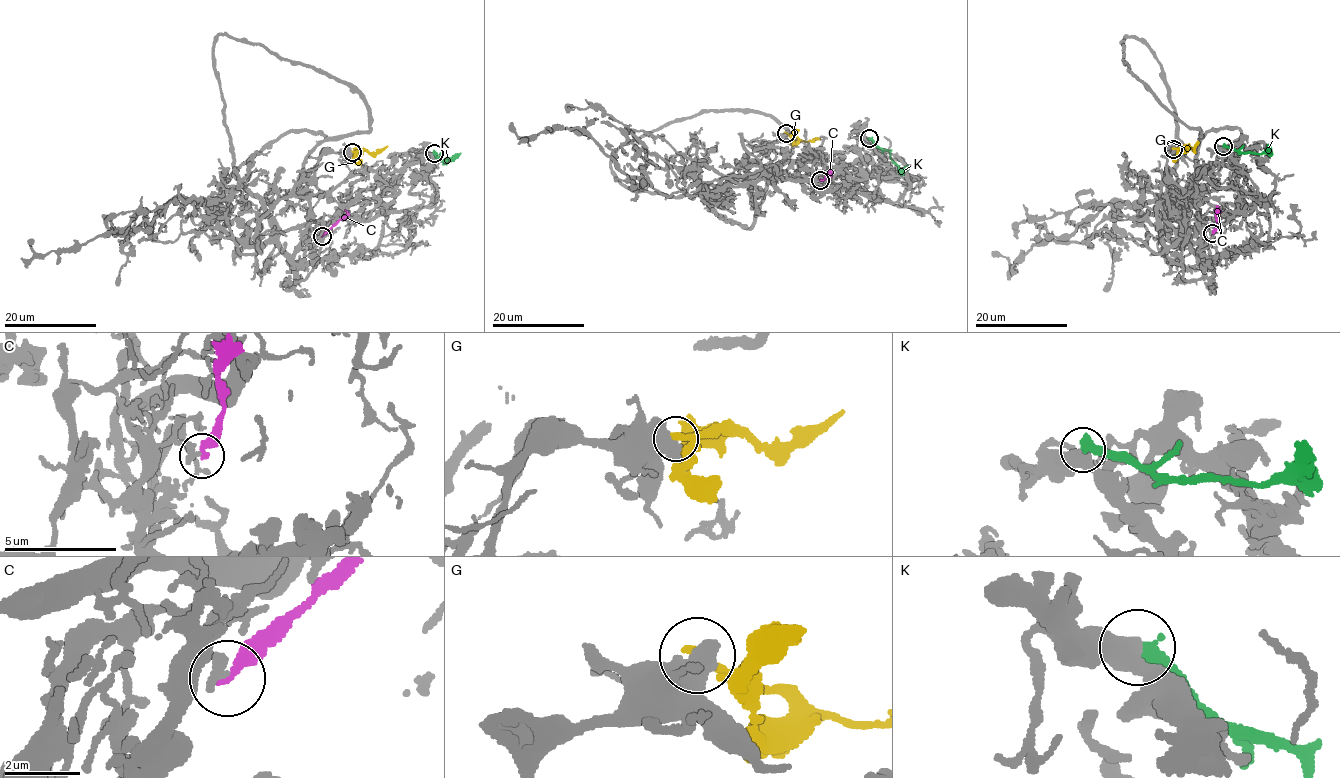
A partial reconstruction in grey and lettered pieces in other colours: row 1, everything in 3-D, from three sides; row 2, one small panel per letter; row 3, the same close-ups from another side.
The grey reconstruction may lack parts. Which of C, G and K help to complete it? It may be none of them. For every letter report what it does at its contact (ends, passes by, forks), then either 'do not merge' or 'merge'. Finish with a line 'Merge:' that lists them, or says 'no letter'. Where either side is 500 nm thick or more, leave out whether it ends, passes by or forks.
C: it ends there; do not merge
G: do not merge
K: it ends there; do not merge
Merge: no letter

